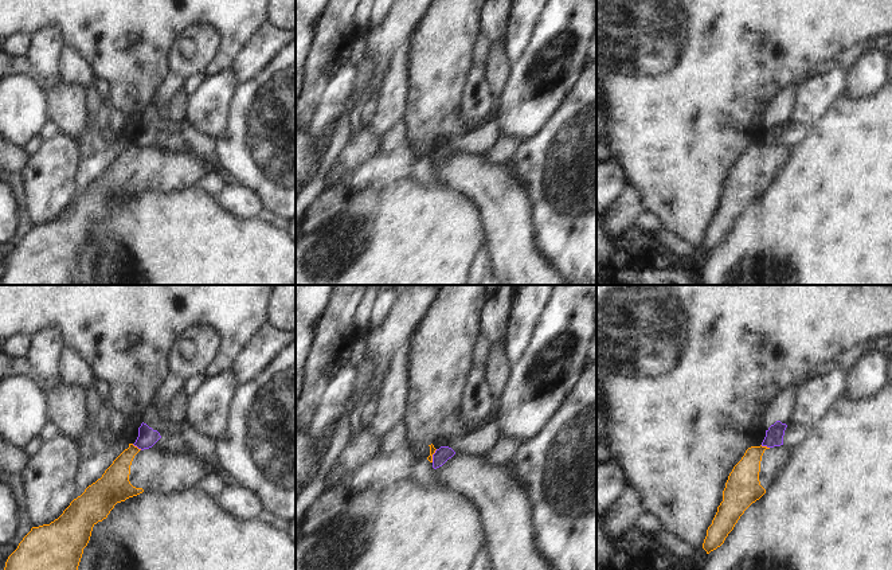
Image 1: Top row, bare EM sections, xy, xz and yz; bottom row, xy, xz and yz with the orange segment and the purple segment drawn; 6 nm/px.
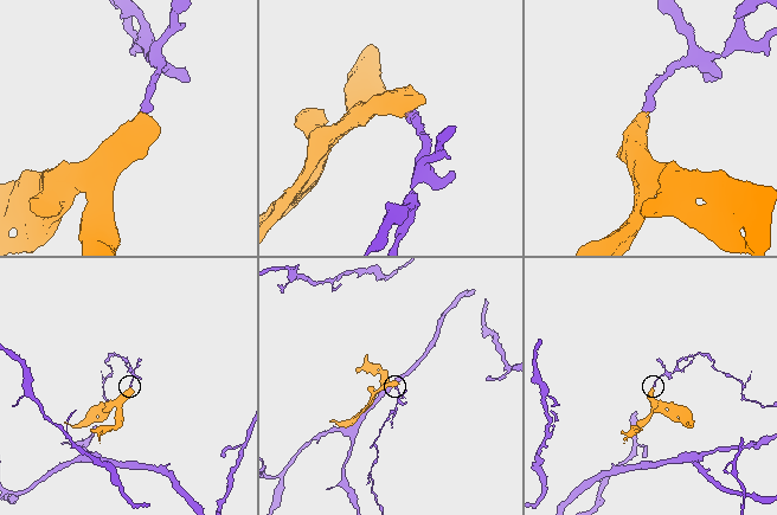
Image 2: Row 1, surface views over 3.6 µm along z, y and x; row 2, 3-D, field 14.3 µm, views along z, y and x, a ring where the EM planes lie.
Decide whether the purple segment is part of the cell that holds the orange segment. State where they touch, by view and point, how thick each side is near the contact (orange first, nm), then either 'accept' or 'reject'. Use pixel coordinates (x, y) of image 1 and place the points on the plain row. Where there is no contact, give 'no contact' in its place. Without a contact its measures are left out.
meets orange in xy at (136, 145); 170 nm thick on the orange side, 110 nm on the other; reject

